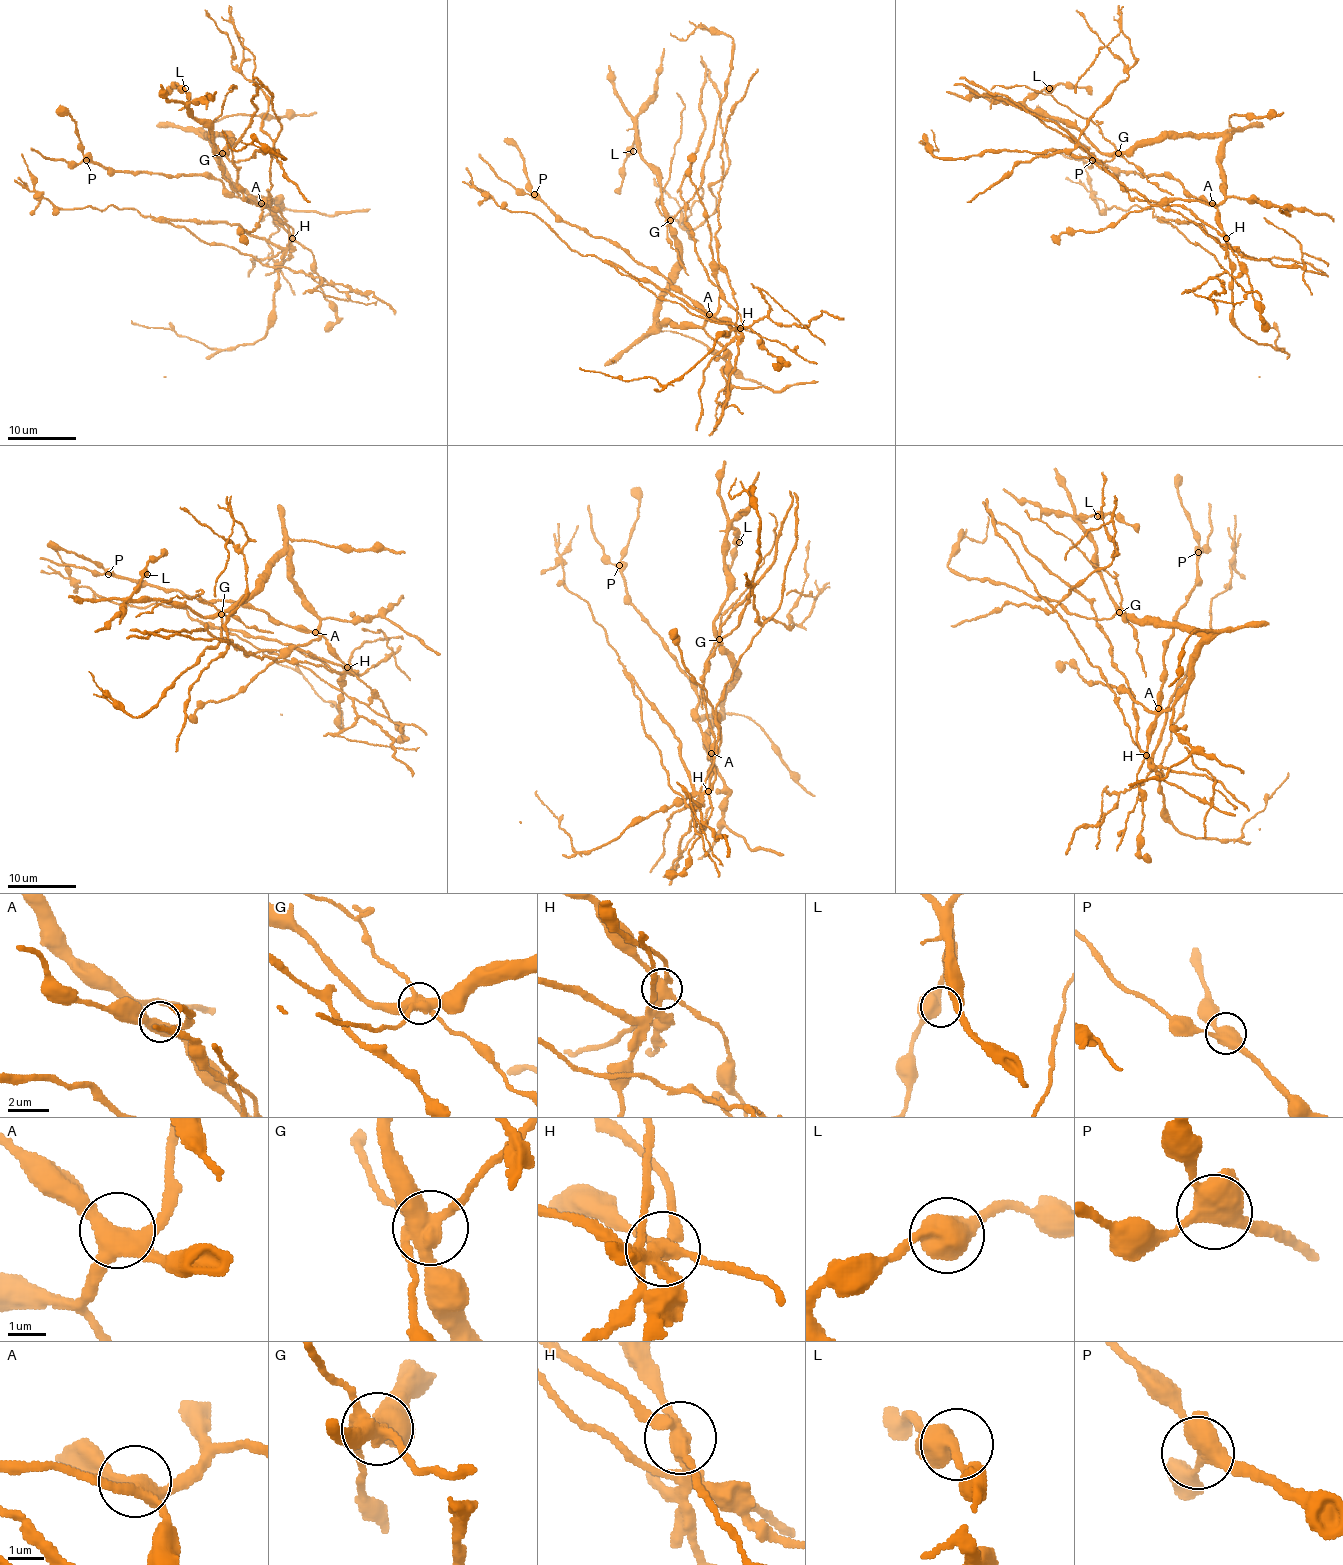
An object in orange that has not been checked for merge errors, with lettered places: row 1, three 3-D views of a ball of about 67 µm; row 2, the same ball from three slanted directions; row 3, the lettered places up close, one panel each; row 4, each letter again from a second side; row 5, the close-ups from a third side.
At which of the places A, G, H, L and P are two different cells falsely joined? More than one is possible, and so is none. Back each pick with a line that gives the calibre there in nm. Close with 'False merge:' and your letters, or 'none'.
G: calibre 440 nm
H: calibre 380 nm
False merge: G, H

